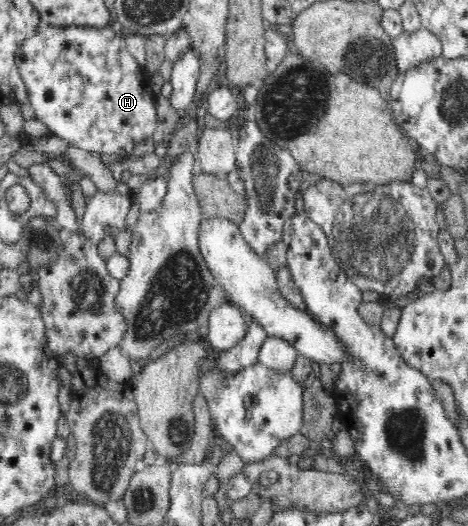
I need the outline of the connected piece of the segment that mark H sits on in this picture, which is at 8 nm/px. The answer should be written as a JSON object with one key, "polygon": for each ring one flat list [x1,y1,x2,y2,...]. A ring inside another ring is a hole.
{"polygon":[[41,24,38,33,30,39,26,39,22,43,16,53,16,62,21,78,24,80,27,89,27,96,31,106,34,108,35,118,40,122,43,122,49,129,51,134,55,134,60,139,65,139,68,144,72,144,74,147,80,147,80,149,86,149,86,151,92,153,108,153,110,155,126,155,130,156,132,149,143,142,148,137,154,137,154,133,158,126,158,112,156,112,156,94,152,91,151,75,148,70,140,67,134,56,126,50,124,45,124,35,116,35,111,30,110,25,107,27,64,27,64,26,52,26]]}

